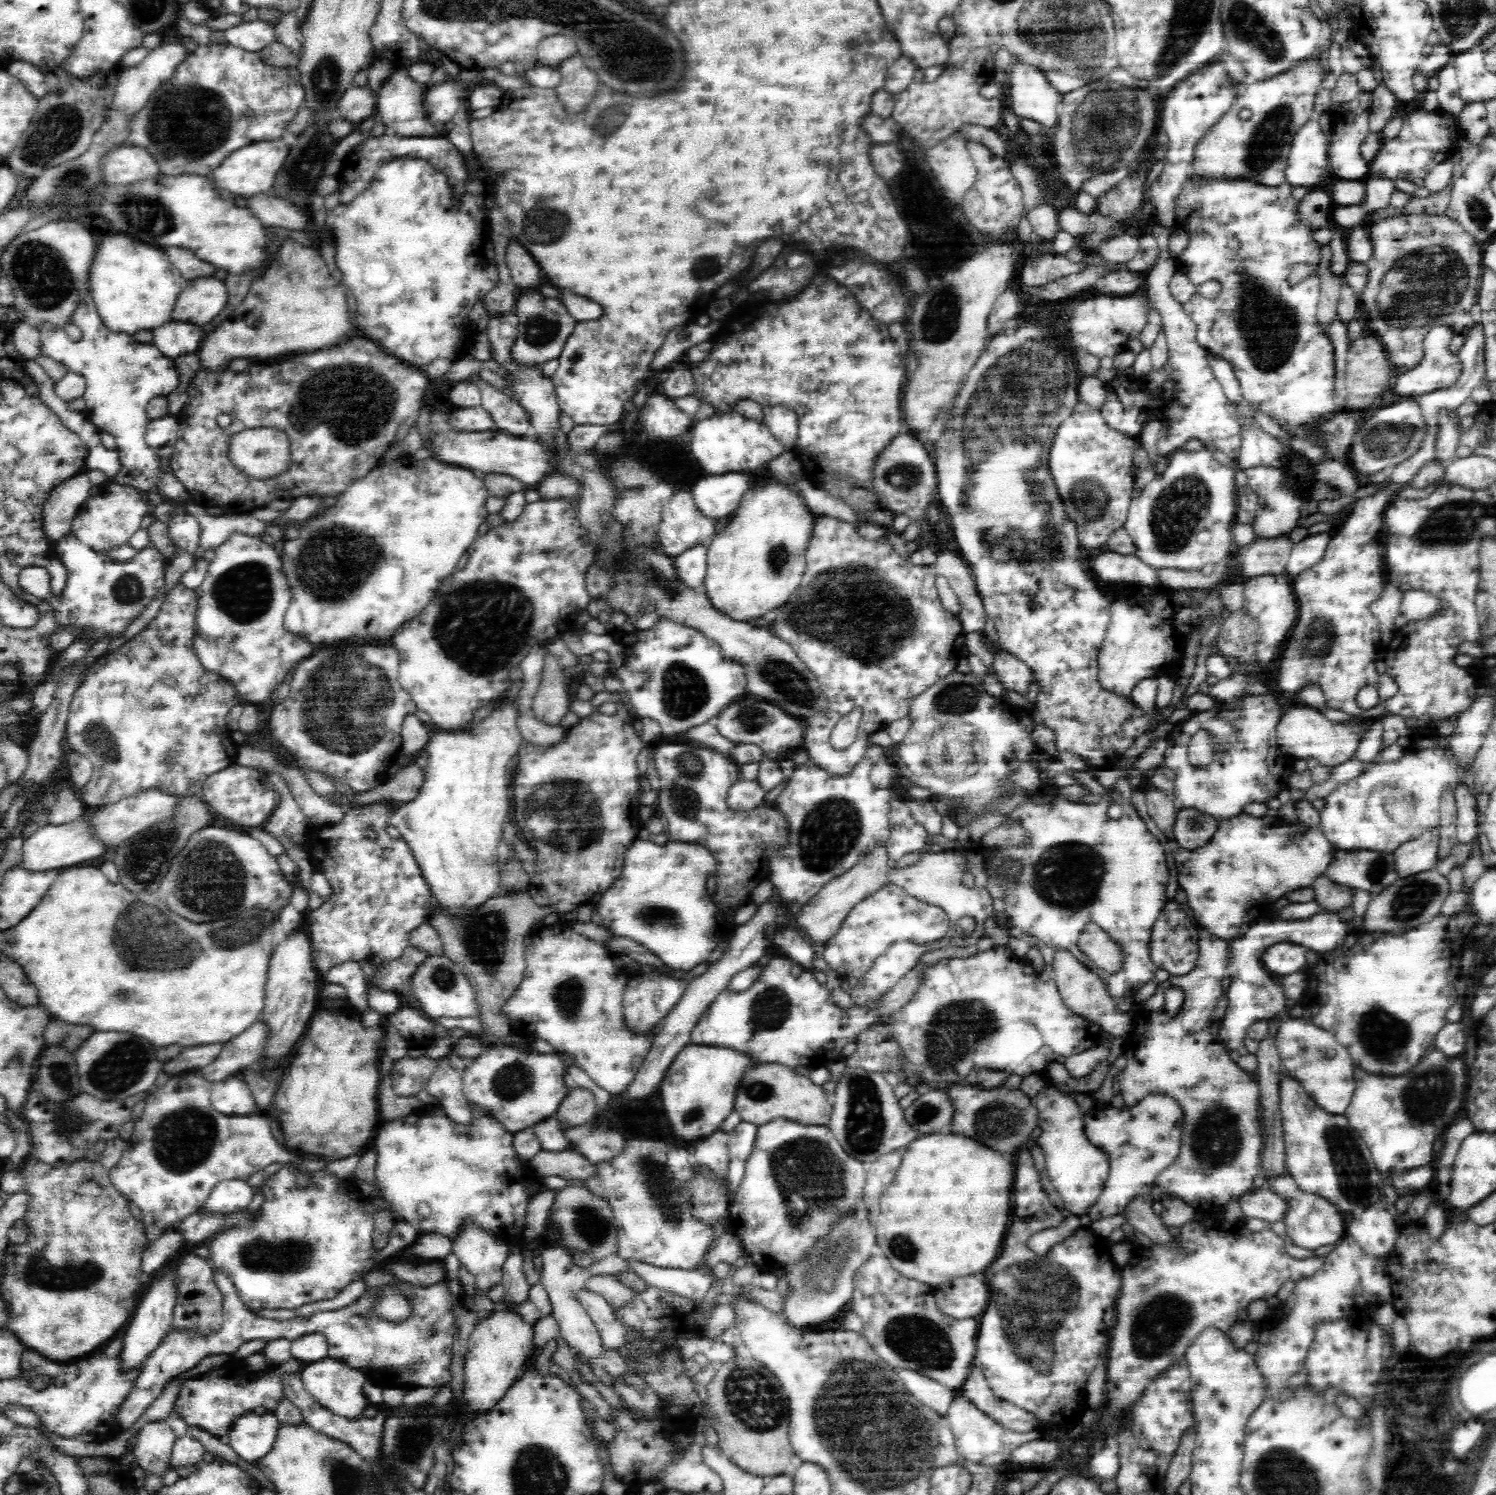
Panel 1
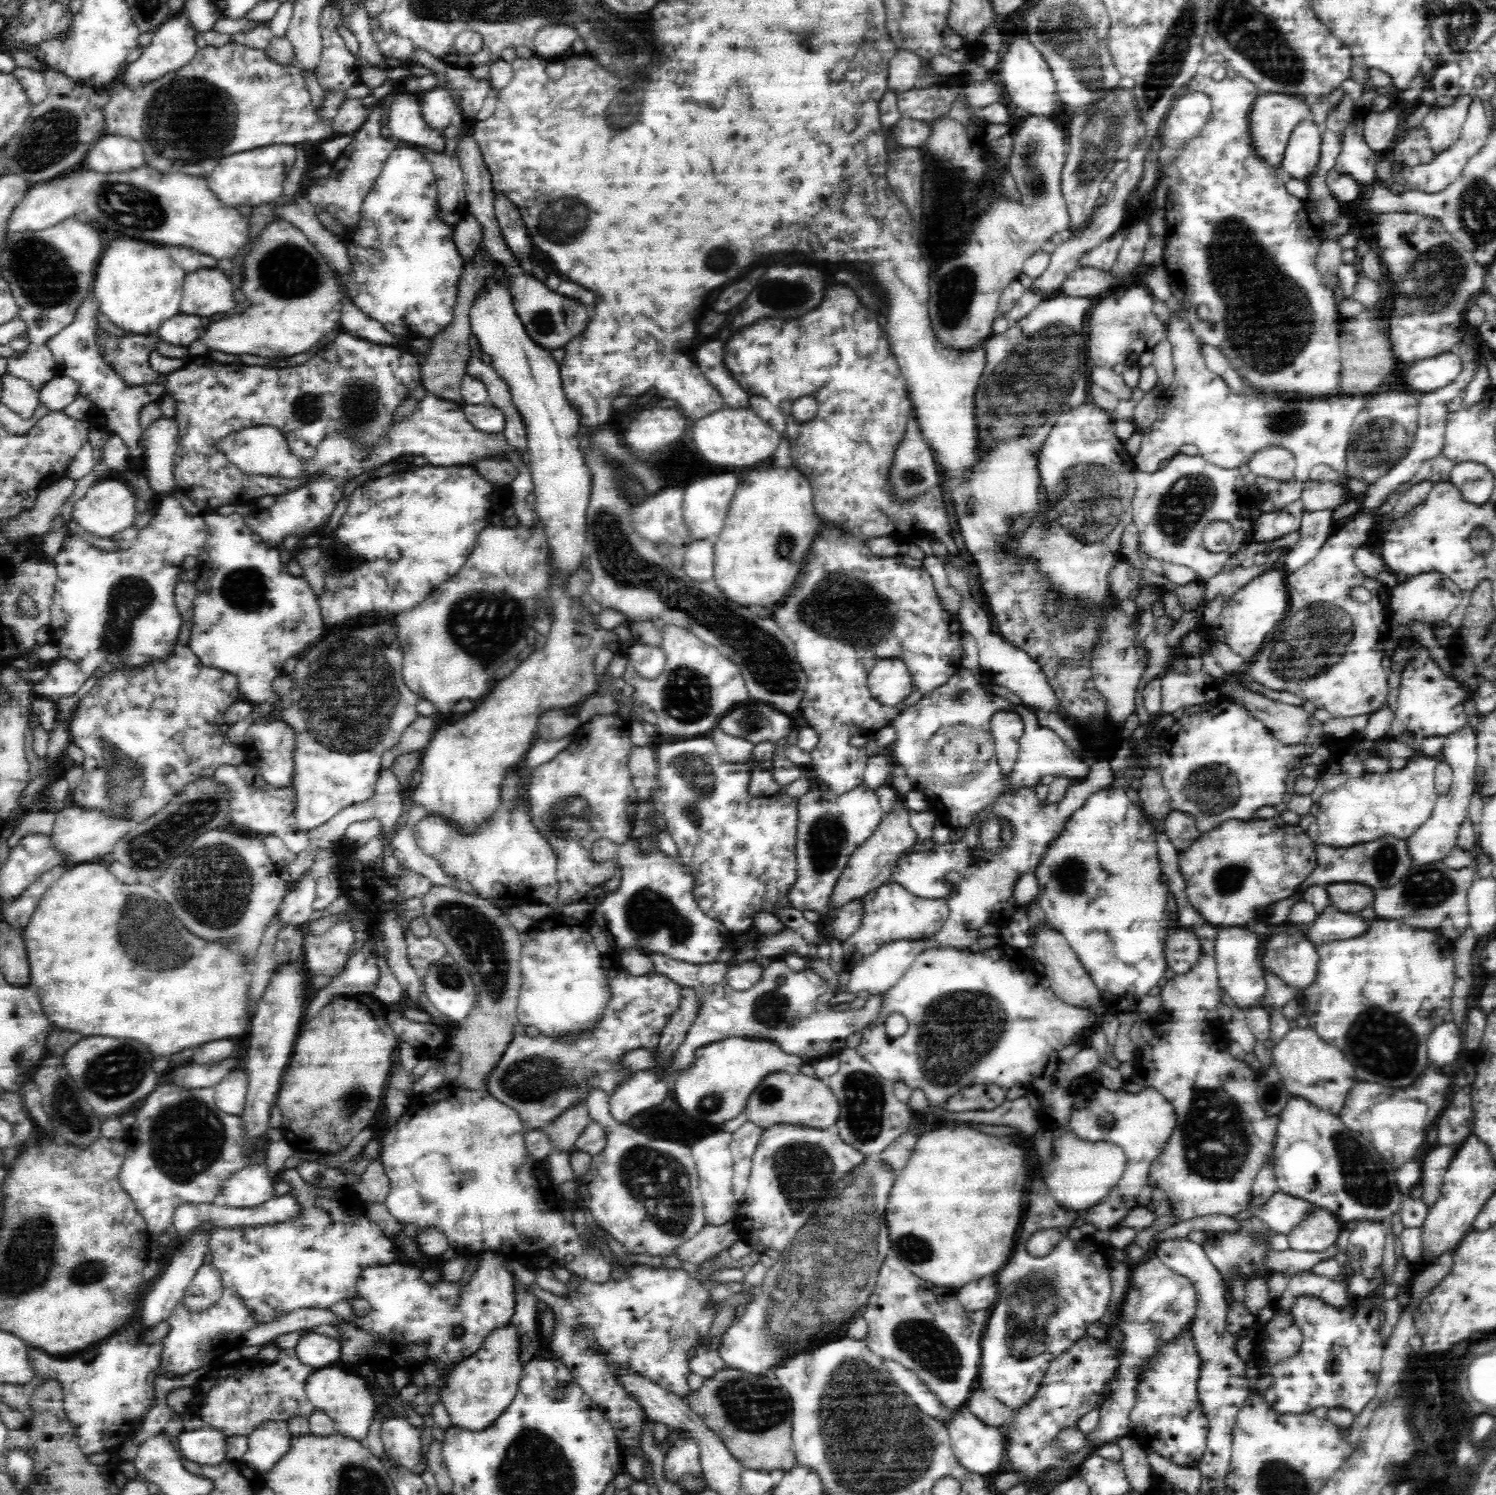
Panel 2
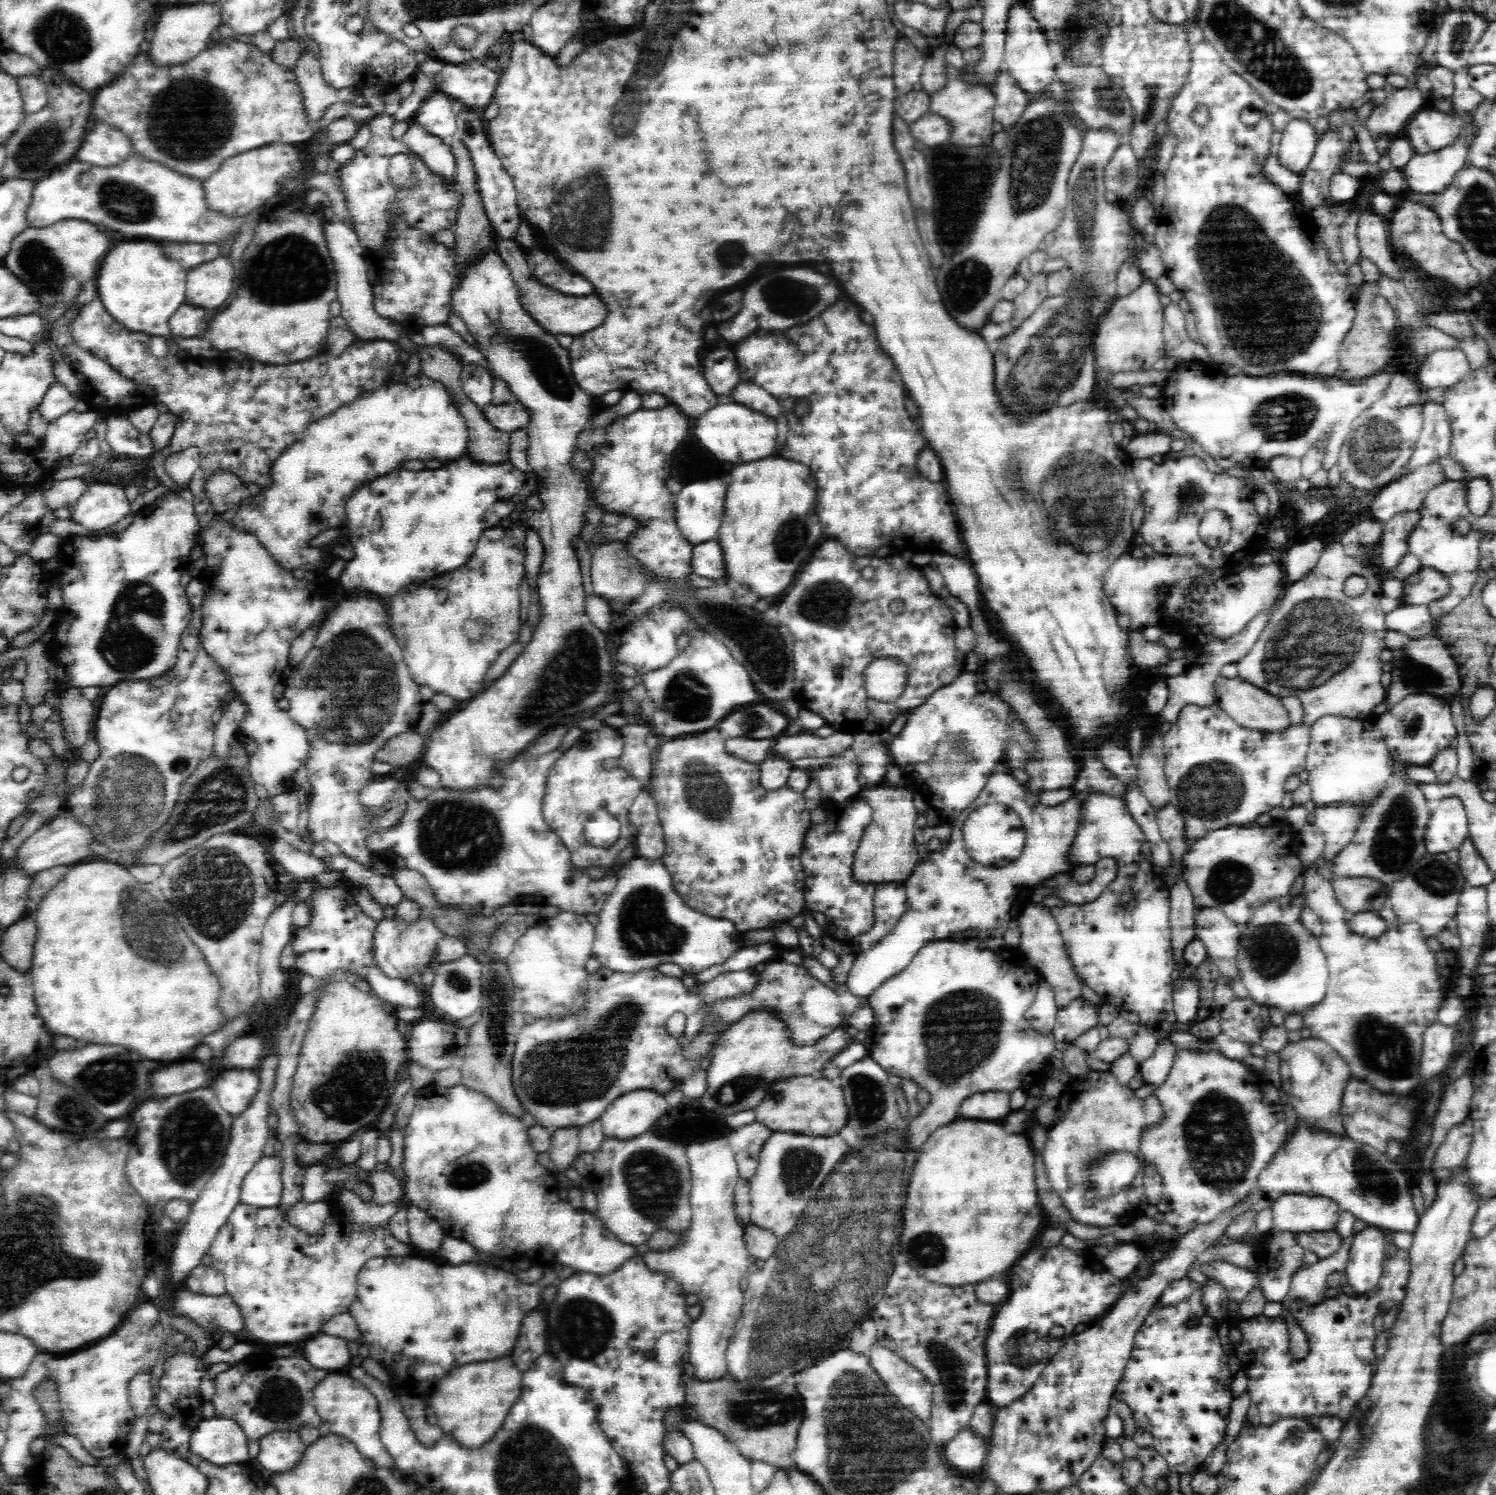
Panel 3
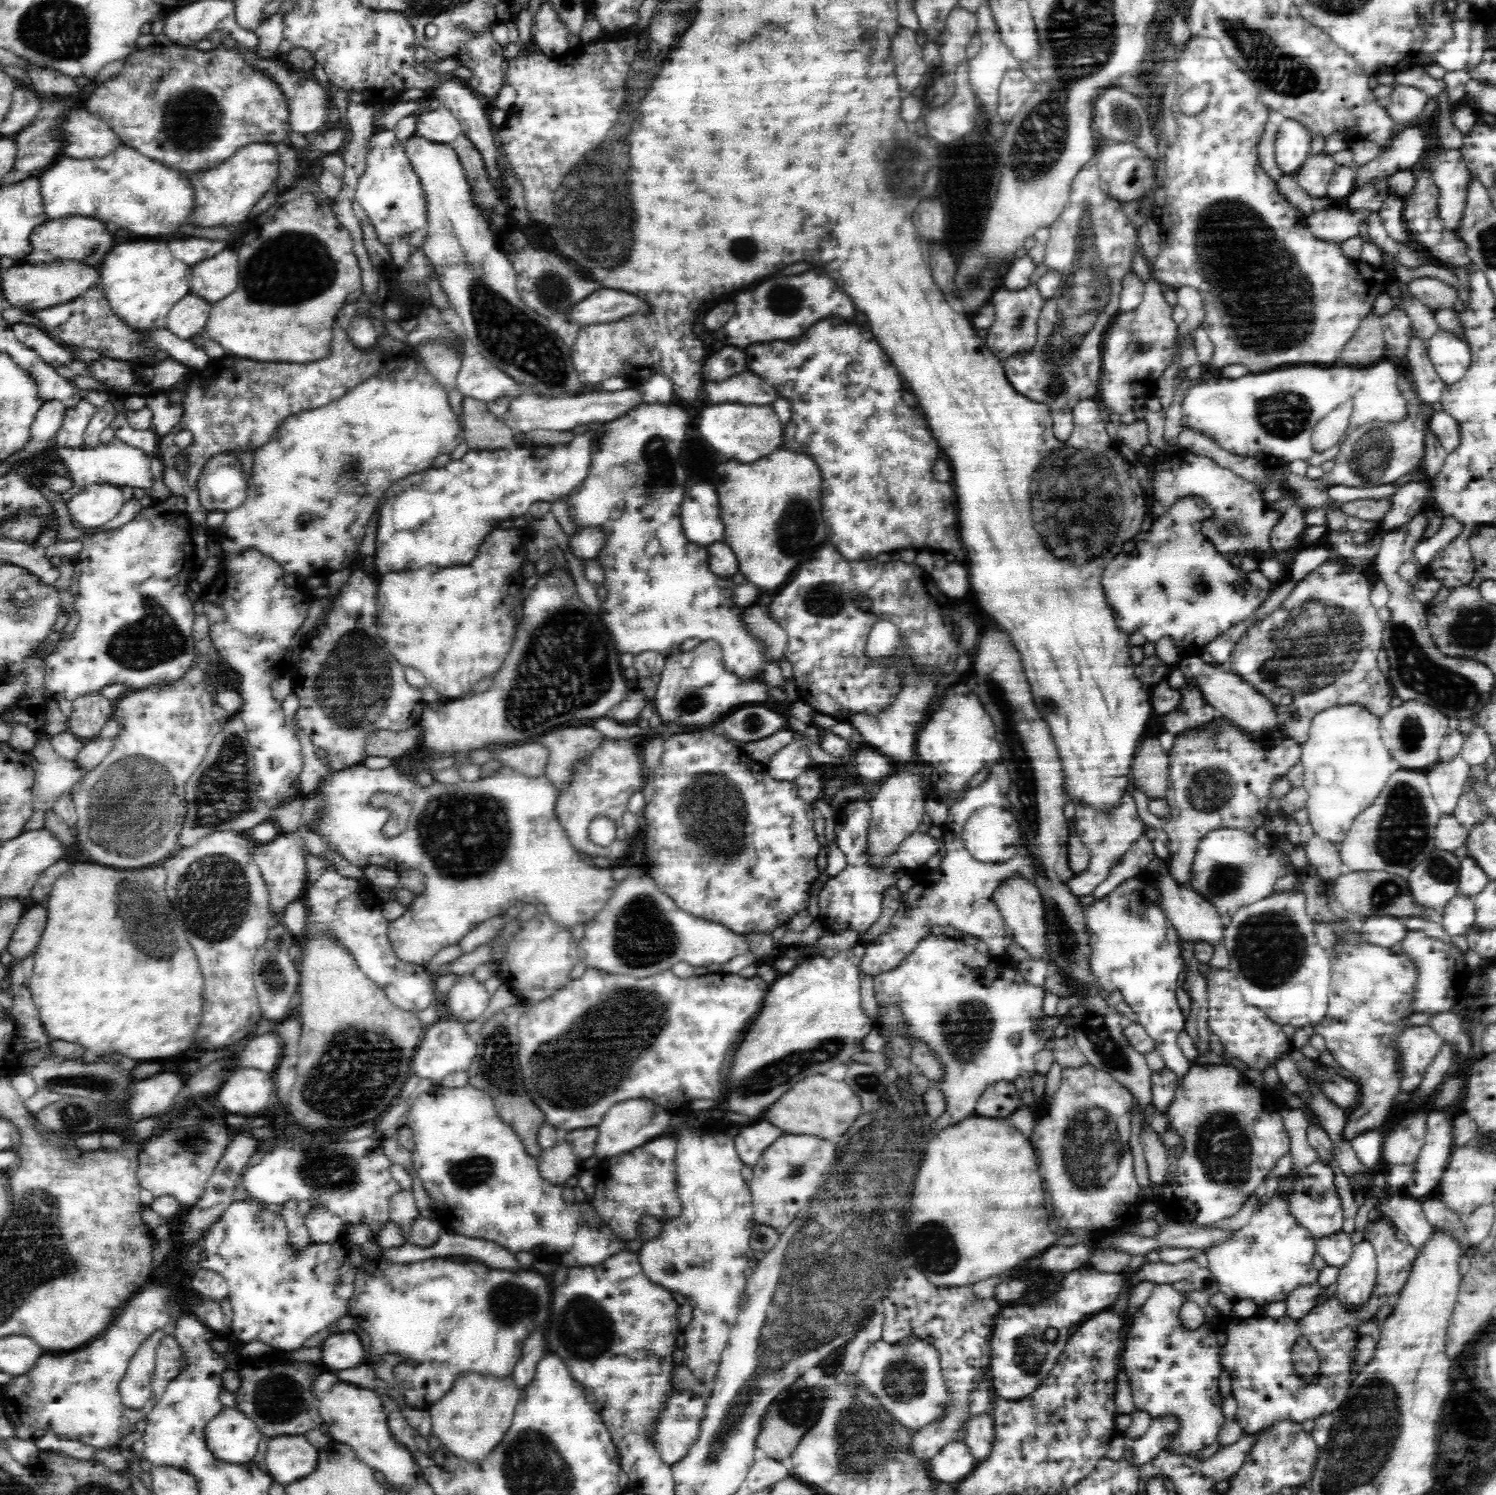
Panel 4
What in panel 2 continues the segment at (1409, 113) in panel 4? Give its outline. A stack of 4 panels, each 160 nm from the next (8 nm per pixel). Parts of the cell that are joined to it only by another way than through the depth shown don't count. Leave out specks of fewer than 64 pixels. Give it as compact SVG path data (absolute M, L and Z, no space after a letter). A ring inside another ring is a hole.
M1395 104L1386 112L1367 111L1363 120L1363 140L1372 151L1382 154L1393 144L1394 136L1401 129L1403 120L1403 115L1398 114Z

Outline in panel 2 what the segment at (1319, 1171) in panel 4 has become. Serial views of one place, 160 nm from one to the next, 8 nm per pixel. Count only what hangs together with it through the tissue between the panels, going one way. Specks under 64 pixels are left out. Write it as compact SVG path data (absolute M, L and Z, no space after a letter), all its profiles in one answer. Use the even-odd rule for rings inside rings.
M1276 1192L1260 1209L1252 1210L1252 1217L1262 1221L1272 1234L1288 1235L1312 1208L1306 1200Z

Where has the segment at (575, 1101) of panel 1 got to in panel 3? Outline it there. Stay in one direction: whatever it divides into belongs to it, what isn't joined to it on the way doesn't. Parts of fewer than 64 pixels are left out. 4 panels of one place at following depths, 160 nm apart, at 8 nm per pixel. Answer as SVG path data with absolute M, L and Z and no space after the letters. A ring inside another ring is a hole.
M579 1127L550 1130L550 1148L547 1150L552 1162L564 1173L579 1155Z

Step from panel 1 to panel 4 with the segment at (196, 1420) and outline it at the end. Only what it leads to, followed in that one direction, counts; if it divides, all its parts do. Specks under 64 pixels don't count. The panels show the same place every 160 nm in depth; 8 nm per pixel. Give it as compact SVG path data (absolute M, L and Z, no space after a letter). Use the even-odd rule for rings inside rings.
M278 1364L268 1368L250 1368L242 1366L236 1376L239 1379L237 1390L232 1392L235 1400L234 1409L242 1411L246 1418L252 1419L260 1434L268 1437L282 1437L286 1434L304 1435L308 1430L319 1429L324 1424L315 1400L311 1386L316 1380L321 1368L320 1364Z

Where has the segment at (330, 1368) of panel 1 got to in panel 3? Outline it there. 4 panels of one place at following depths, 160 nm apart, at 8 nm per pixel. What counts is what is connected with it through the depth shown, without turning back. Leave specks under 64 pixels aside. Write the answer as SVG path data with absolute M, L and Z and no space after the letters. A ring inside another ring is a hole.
M344 1371L326 1374L325 1378L314 1386L313 1405L323 1422L330 1424L331 1432L352 1442L368 1461L386 1469L395 1466L394 1459L381 1444L379 1435L381 1414L376 1397L360 1381L346 1376Z

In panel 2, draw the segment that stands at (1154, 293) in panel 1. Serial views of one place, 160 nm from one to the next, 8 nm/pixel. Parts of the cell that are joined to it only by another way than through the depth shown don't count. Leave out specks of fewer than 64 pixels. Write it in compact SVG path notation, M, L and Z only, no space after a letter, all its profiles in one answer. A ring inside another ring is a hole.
M1169 310L1169 327L1166 338L1172 346L1175 379L1168 390L1162 393L1158 405L1156 422L1143 434L1141 448L1133 458L1137 471L1150 474L1158 470L1162 460L1172 458L1180 453L1182 444L1196 444L1199 454L1208 462L1220 468L1236 468L1250 462L1256 450L1266 449L1268 446L1280 446L1289 450L1294 455L1295 472L1300 483L1308 482L1309 474L1316 465L1326 465L1336 472L1346 472L1347 444L1359 410L1365 405L1366 396L1326 396L1326 398L1302 398L1300 395L1294 400L1282 400L1278 396L1264 396L1264 394L1248 394L1236 396L1226 386L1220 376L1214 374L1205 363L1201 353L1202 345L1193 333L1191 324L1186 316L1179 316L1177 312Z

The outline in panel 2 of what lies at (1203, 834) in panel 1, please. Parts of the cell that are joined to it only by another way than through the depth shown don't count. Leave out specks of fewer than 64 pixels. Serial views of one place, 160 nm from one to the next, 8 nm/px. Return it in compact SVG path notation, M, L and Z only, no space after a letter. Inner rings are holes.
M1170 811L1164 824L1164 834L1176 847L1176 850L1186 850L1202 833L1198 831L1198 818L1189 813Z

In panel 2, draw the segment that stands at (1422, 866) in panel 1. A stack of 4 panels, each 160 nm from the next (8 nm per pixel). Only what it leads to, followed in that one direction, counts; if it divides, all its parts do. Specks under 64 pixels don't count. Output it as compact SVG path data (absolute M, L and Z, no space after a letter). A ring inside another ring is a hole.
M1468 722L1460 730L1454 730L1444 737L1443 749L1439 754L1440 759L1452 769L1452 782L1450 790L1435 800L1432 814L1422 826L1406 839L1406 851L1410 854L1410 866L1427 865L1443 861L1453 846L1457 845L1457 830L1466 812L1472 795L1475 793L1476 767L1478 760L1477 736Z

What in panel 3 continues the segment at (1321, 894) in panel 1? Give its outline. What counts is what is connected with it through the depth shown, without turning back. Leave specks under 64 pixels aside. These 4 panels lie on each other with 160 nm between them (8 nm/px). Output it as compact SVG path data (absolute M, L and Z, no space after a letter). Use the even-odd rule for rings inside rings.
M1334 878L1335 897L1347 914L1374 912L1385 903L1388 885L1373 878Z

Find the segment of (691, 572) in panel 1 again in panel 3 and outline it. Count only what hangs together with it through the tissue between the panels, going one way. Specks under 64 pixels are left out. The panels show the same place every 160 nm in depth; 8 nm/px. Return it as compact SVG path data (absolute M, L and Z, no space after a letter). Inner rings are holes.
M712 539L693 545L690 567L694 569L694 574L702 578L713 581L723 580L725 577L724 559L722 559L720 543Z

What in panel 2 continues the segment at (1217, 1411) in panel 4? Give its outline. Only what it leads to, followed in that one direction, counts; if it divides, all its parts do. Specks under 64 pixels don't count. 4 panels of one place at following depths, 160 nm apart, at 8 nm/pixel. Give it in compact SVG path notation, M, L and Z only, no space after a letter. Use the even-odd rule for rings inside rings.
M1190 1330L1168 1341L1143 1372L1136 1389L1136 1402L1130 1411L1129 1432L1145 1452L1156 1452L1179 1469L1196 1468L1202 1460L1206 1442L1206 1416L1198 1401L1198 1372L1201 1358Z

